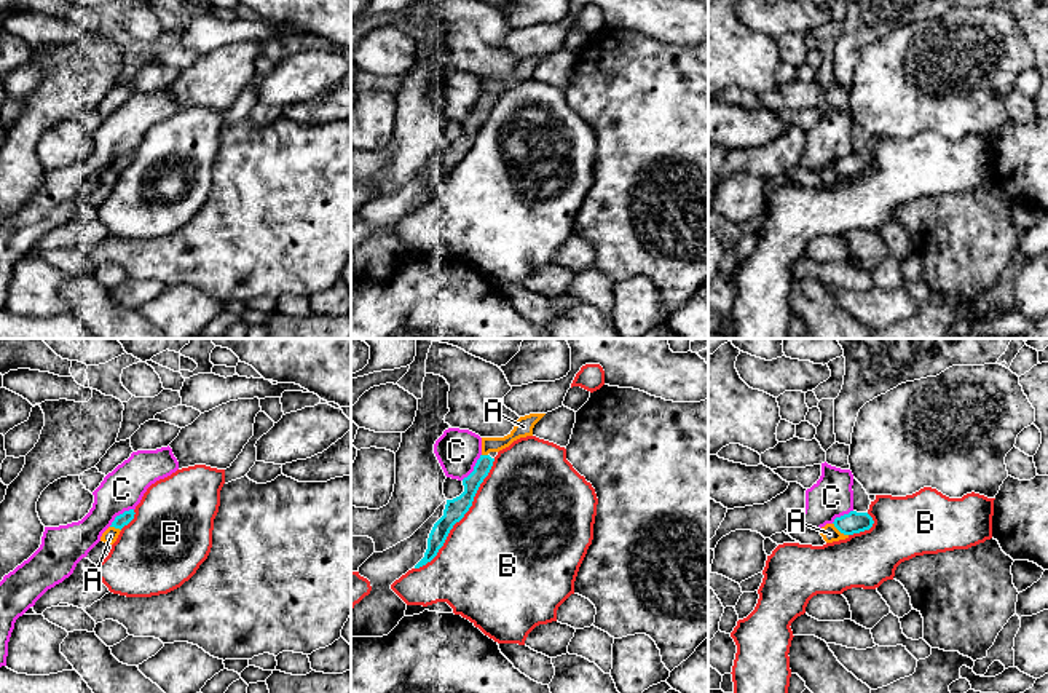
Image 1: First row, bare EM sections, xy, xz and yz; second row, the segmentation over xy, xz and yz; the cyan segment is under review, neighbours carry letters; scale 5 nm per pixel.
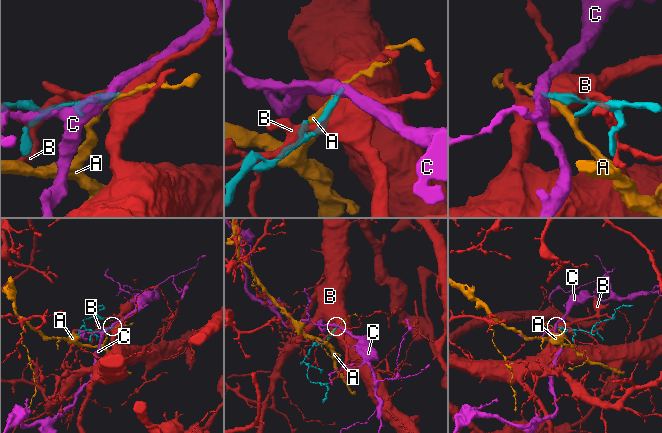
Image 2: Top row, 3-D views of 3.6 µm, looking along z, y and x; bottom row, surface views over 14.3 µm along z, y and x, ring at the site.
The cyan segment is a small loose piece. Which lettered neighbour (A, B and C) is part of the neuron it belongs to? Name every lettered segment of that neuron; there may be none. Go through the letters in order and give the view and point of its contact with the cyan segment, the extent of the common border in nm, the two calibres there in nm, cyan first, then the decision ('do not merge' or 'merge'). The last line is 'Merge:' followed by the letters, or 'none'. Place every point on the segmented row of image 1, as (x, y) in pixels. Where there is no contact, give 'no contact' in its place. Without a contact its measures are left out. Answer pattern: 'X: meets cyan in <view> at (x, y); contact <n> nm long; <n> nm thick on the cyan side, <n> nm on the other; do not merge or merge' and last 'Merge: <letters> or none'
A: meets cyan in yz at (839, 530); contact 100 nm long; 110 nm thick on the cyan side, 90 nm on the other; do not merge
B: meets cyan in xz at (461, 518); contact 700 nm long; 110 nm thick on the cyan side, 500 nm on the other; do not merge
C: meets cyan in xy at (120, 514); contact 160 nm long; 70 nm thick on the cyan side, 200 nm on the other; do not merge
Merge: none

